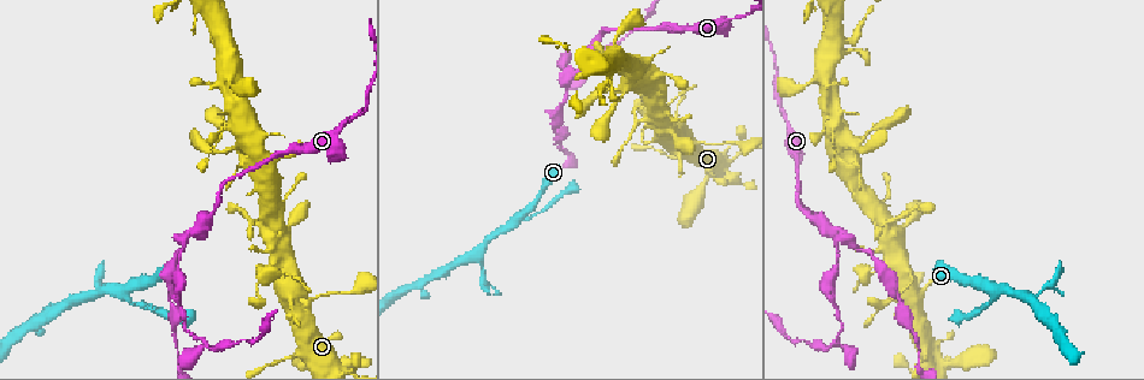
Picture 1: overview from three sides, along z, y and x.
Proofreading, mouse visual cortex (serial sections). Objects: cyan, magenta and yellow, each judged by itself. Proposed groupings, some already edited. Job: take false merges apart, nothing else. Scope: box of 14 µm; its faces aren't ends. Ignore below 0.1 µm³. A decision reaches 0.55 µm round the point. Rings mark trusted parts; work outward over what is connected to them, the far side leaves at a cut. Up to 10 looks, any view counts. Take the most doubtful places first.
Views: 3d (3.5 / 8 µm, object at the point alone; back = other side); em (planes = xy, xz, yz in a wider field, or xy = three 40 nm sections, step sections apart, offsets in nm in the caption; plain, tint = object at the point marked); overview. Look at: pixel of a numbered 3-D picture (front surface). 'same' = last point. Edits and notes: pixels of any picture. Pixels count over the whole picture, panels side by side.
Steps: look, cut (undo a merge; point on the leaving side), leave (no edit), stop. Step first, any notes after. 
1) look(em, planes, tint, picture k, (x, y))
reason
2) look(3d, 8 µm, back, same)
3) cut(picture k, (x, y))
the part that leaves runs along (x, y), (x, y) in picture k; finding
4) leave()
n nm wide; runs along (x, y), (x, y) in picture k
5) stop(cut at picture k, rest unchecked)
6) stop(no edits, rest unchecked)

look(3d, 3.5 µm, back, picture 1, (573, 74))
small branch off a trunk

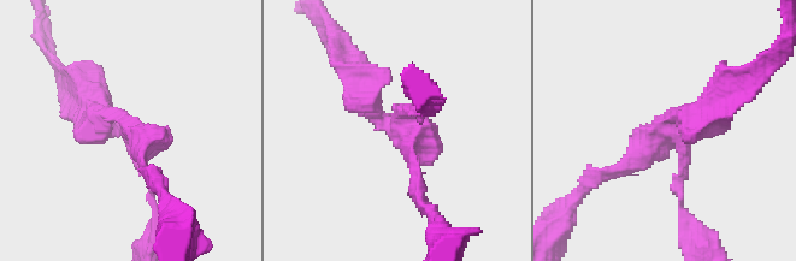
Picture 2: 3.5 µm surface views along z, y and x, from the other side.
look(em, xy, step 1, tint, picture 2, (666, 130))
need the tissue

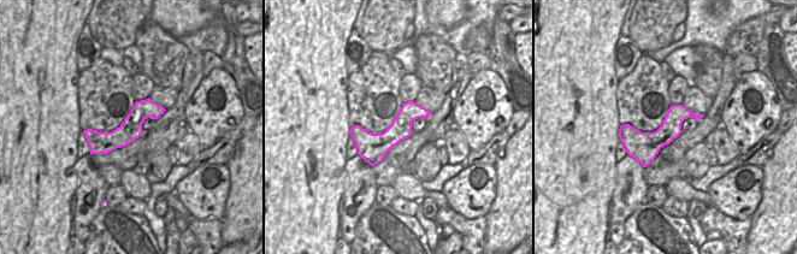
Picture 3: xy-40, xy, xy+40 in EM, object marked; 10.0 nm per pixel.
leave()
arms of 150, 150, 400 nm; runs along (89, 102), (141, 143), (152, 199) in picture 2; one cell here

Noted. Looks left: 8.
look(3d, 3.5 µm, picture 1, (837, 341))
branch point

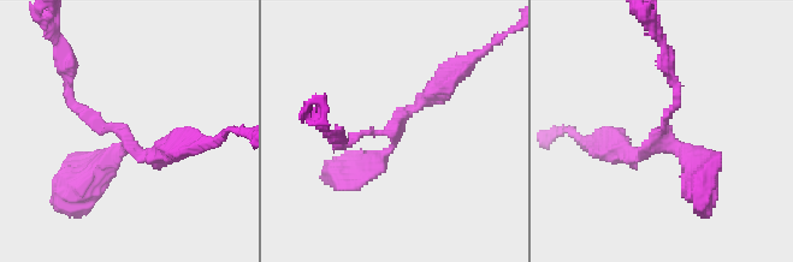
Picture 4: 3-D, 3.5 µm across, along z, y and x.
look(em, xy, step 2, tint, picture 4, (122, 133))
3 arms; arms of 150, 200, 300 nm; need the tissue

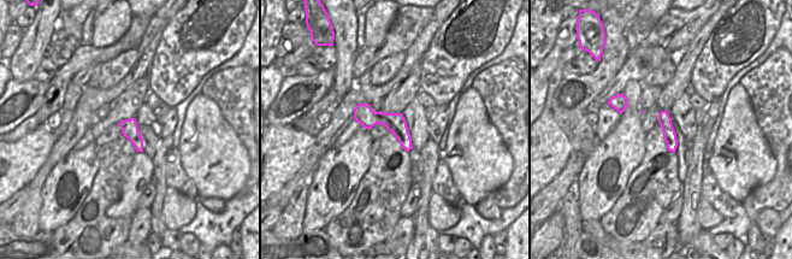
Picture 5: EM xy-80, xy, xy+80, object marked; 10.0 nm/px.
leave()
runs along (356, 111), (385, 118), (408, 146) in picture 5; continuous, no second cell

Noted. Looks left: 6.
look(3d, 8 µm, picture 1, (305, 305))

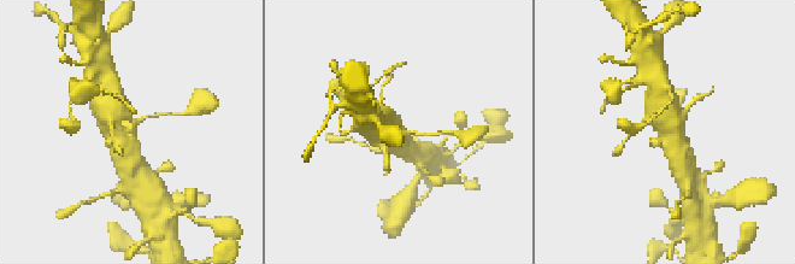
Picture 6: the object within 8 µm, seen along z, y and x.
look(em, xy, step 3, tint, picture 6, (131, 131))

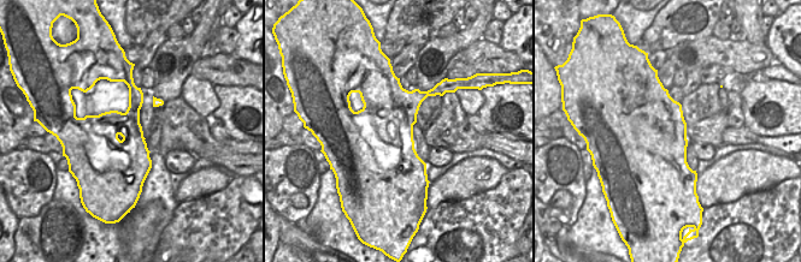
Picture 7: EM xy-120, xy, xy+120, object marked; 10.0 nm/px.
leave()
runs along (135, 169), (101, 112) in picture 6; all the same cell

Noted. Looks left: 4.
look(3d, 3.5 µm, picture 1, (511, 222))
a fork

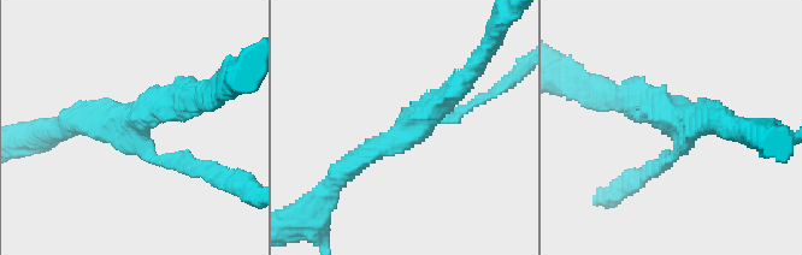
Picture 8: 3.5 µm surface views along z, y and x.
look(em, xy, step 3, tint, picture 8, (139, 119))
3 arms; arms of 150, 250, 300 nm

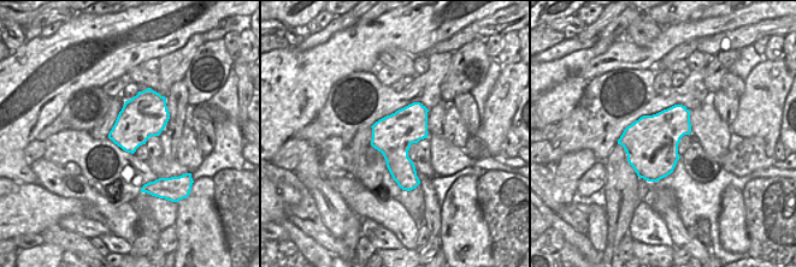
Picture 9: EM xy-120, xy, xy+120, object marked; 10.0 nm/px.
leave()
runs along (463, 78), (341, 175) in picture 8; all the same cell

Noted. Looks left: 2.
stop(no edits, rest unchecked)

